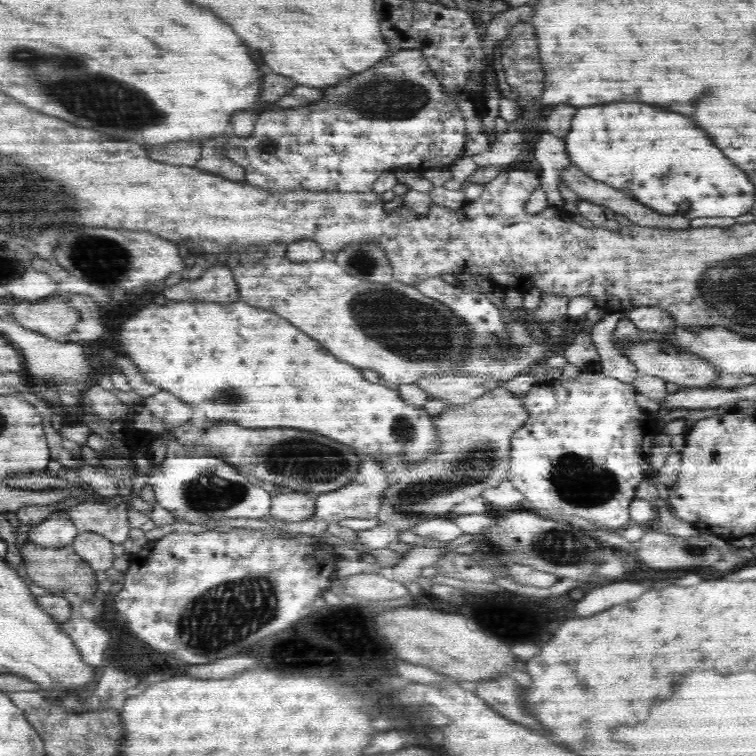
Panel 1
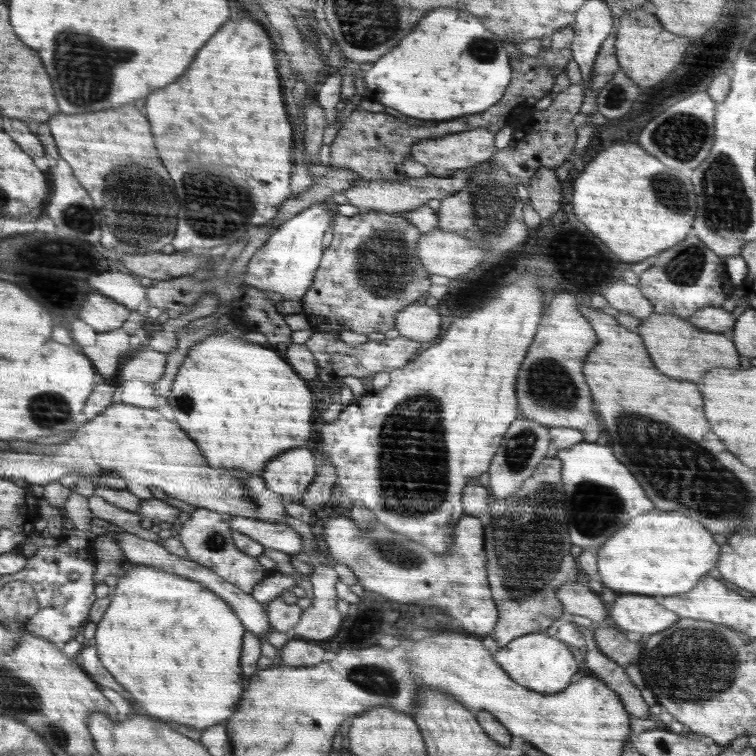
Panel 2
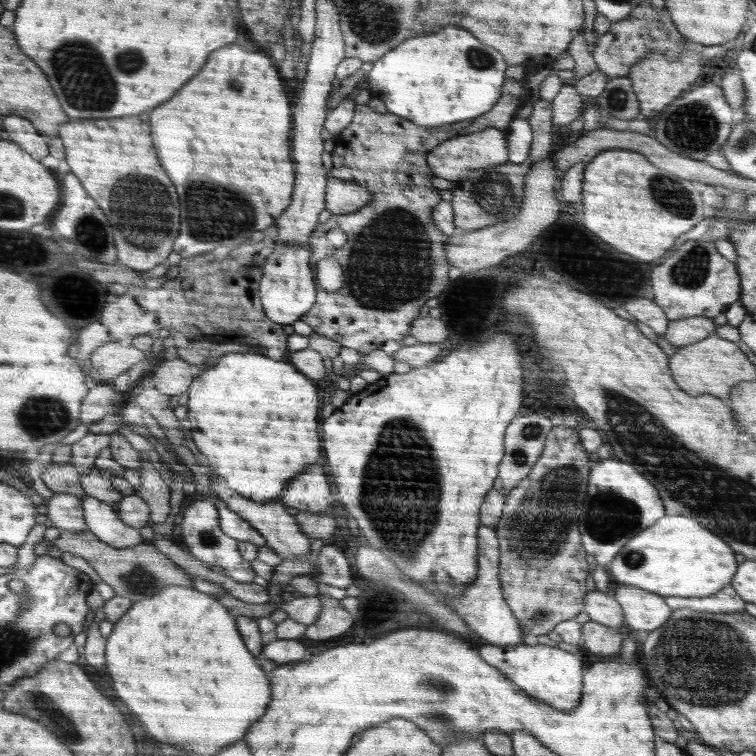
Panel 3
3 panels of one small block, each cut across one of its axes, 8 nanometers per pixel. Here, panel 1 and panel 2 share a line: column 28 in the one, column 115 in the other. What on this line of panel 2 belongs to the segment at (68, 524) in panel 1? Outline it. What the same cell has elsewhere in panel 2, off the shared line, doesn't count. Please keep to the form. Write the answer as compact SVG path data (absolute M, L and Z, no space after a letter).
M124 531L123 533L113 532L114 536L121 547L125 550L128 560L132 561L134 564L146 564L148 566L155 566L160 570L165 570L166 572L171 572L172 574L179 574L180 576L185 576L186 578L191 578L196 582L201 582L204 586L207 586L210 590L213 590L216 594L219 594L226 602L229 602L231 606L235 609L235 612L243 619L243 624L247 627L250 632L253 632L257 637L262 638L266 636L267 632L272 629L272 624L270 622L270 616L267 615L267 610L261 606L255 598L252 598L248 591L242 590L236 583L228 582L221 574L218 574L212 567L204 566L191 558L184 559L183 557L172 554L168 548L162 546L154 540L148 540L139 537L137 534L129 533Z

